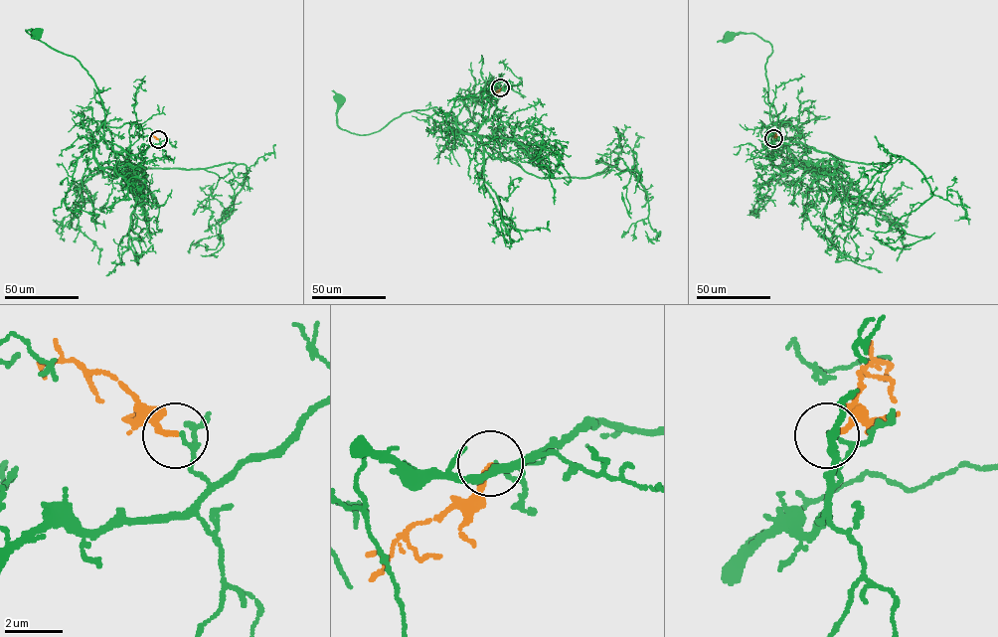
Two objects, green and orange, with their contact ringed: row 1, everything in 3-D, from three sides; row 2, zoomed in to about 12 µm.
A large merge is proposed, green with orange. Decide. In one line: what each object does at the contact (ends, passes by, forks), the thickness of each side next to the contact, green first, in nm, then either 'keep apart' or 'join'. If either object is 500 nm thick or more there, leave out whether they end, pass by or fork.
green passes by | orange ends | 80/190 nm | keep apart

